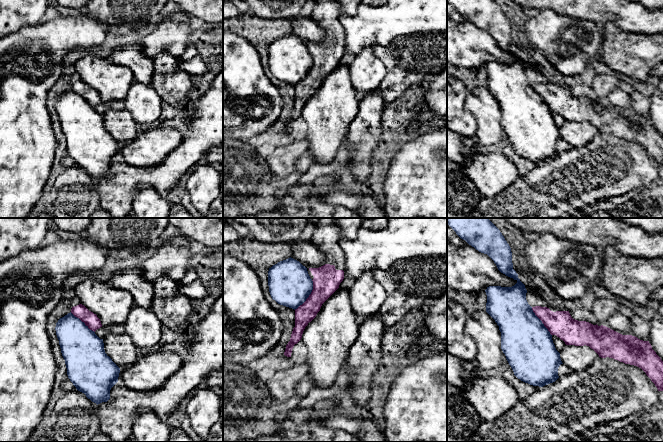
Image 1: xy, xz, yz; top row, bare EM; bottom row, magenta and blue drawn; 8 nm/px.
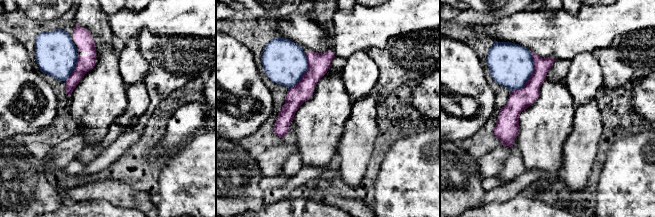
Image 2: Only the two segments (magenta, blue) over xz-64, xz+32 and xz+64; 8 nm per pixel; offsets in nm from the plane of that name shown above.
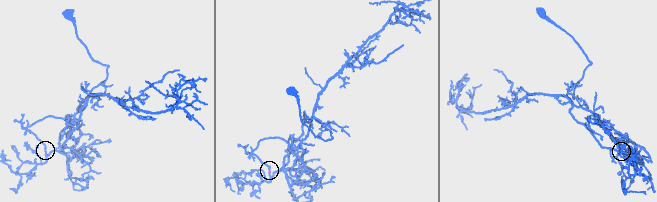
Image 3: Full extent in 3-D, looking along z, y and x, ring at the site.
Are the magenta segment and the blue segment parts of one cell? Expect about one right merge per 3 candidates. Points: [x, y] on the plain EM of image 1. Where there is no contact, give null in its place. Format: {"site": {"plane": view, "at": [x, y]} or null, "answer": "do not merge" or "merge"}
{"site": {"plane": "xz", "at": [309, 72]}, "answer": "do not merge"}

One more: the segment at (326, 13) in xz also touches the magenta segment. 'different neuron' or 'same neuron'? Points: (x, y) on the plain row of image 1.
same neuron

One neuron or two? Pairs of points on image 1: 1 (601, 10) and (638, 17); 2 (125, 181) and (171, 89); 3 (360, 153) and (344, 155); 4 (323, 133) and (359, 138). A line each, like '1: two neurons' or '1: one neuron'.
1: one neuron
2: two neurons
3: two neurons
4: two neurons

